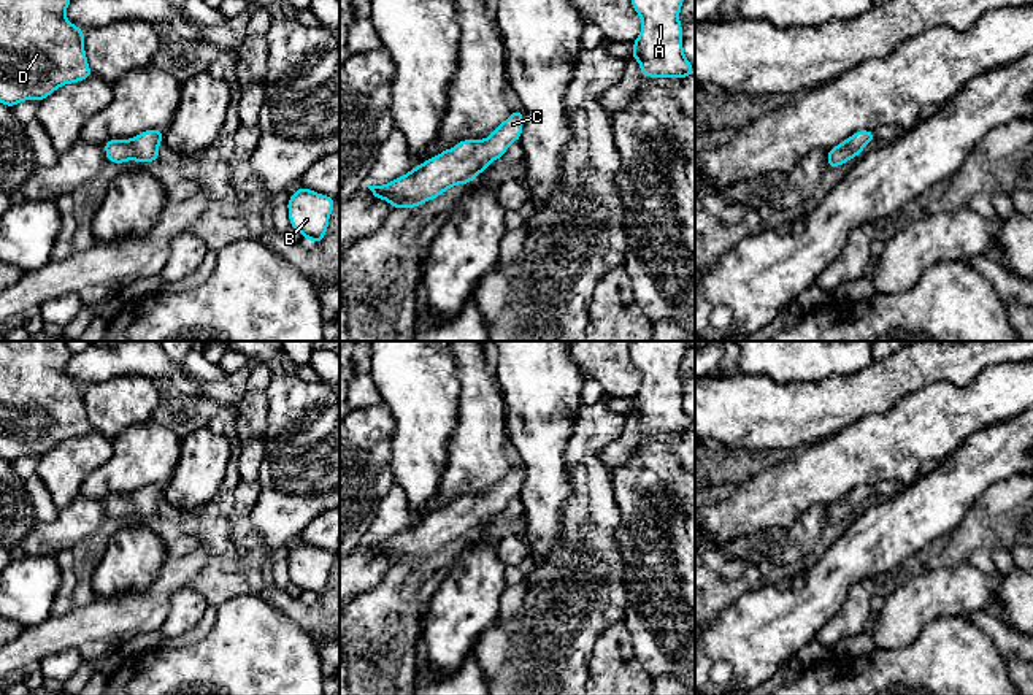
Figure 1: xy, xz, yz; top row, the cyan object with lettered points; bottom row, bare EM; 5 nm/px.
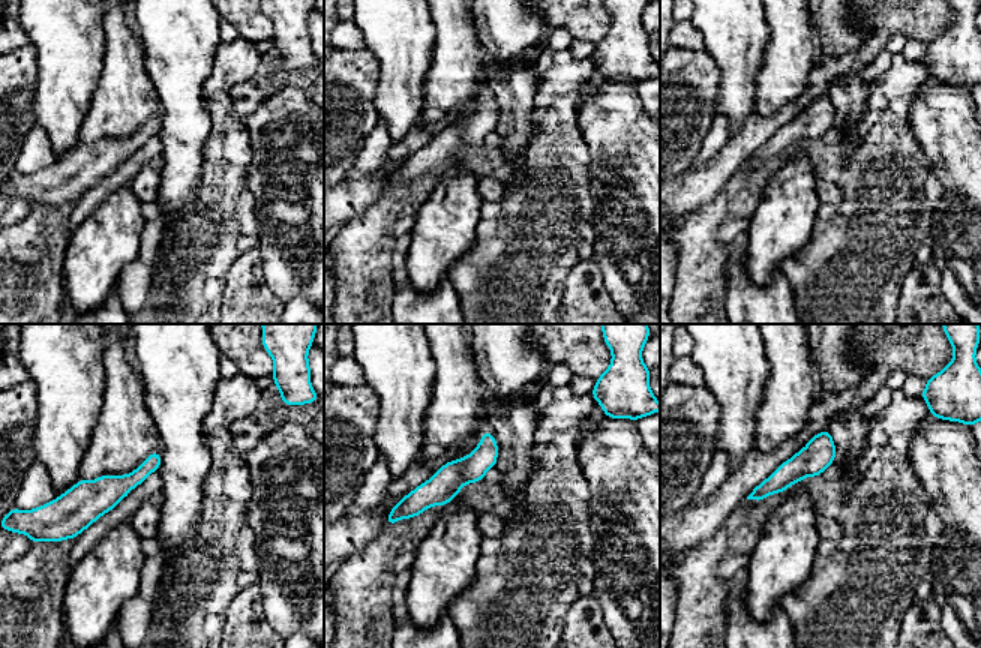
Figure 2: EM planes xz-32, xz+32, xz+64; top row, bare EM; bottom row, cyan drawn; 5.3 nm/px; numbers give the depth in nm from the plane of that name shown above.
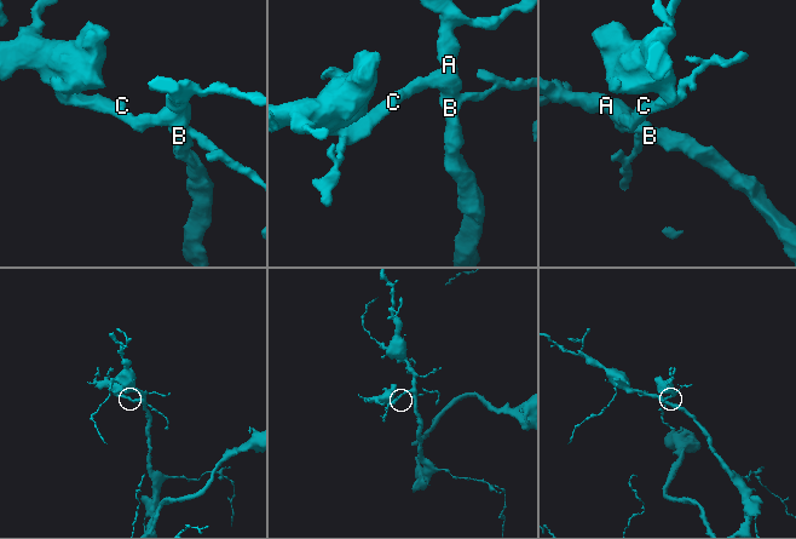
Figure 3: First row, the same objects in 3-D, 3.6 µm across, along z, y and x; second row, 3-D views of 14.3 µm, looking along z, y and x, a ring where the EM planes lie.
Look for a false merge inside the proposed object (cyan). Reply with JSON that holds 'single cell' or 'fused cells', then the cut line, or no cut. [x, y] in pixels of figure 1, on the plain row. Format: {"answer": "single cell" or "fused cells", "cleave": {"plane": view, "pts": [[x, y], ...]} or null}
{"answer": "single cell", "cleave": null}

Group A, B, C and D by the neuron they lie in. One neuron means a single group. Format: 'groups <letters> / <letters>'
groups A B C D

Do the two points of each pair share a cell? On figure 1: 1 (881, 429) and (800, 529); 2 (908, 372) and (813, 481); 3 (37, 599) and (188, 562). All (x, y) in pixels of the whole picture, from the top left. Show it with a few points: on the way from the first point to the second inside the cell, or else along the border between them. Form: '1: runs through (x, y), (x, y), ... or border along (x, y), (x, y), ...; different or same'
1: border along (825, 505), (811, 505), (789, 527); different
2: border along (905, 397), (886, 411), (867, 413), (838, 432); different
3: border along (57, 608), (40, 622), (24, 629); different

